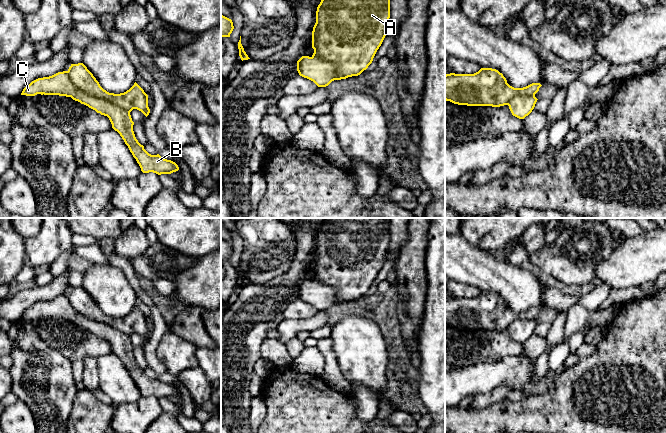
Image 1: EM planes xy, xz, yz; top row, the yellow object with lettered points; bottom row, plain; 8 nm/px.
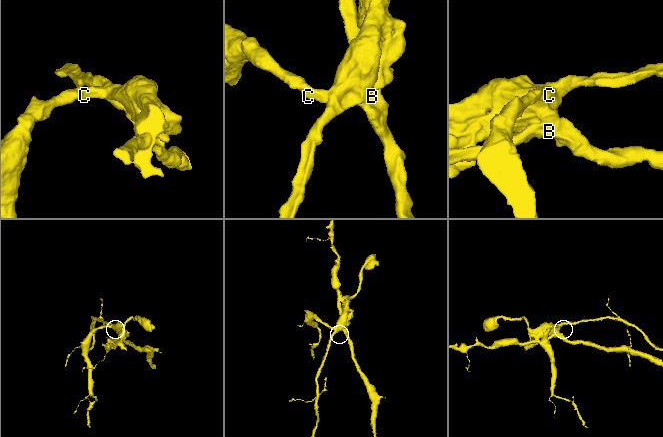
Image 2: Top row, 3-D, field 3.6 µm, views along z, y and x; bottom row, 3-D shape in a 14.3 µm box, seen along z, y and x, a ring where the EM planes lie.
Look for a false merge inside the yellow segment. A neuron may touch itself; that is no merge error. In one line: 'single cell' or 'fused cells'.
fused cells

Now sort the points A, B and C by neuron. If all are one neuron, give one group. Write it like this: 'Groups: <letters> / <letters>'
Groups: A / B C

